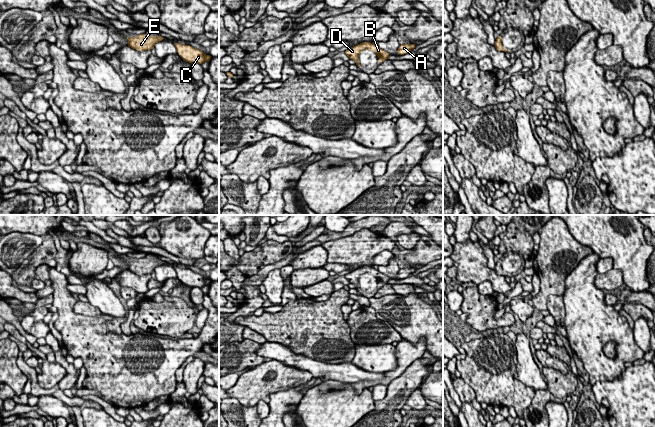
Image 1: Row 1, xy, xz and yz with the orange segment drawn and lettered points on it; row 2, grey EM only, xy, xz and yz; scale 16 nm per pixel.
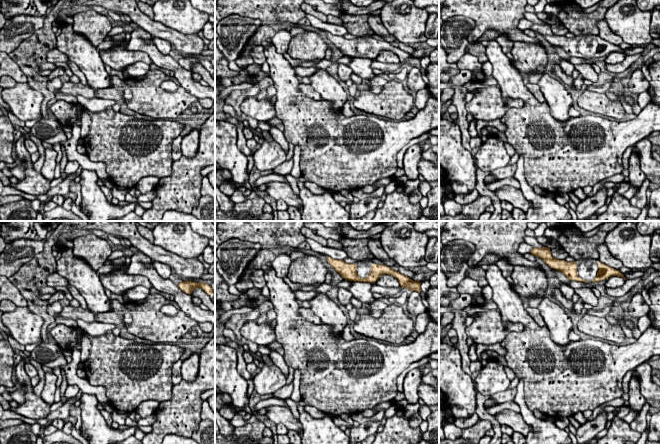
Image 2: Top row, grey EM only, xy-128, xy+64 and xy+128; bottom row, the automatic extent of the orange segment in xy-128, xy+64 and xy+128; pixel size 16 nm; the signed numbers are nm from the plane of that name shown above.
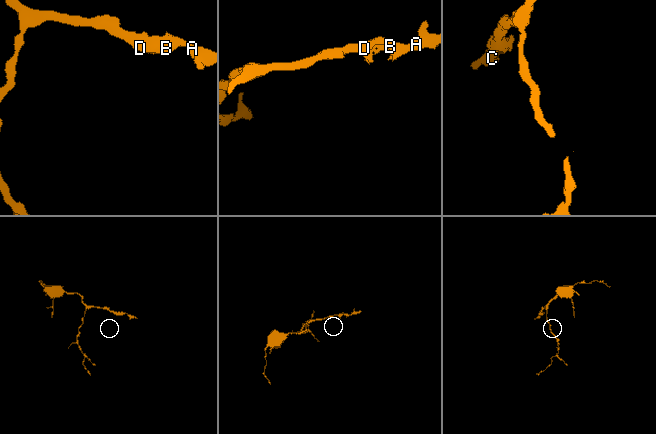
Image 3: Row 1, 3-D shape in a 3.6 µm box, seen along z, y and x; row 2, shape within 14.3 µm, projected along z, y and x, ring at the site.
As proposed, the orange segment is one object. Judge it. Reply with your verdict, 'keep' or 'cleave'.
keep

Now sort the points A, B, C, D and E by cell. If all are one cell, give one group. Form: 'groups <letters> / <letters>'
groups A B C D E

